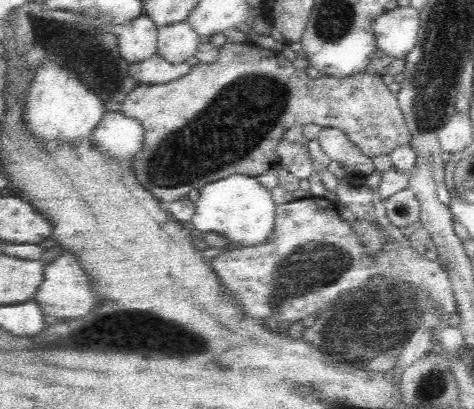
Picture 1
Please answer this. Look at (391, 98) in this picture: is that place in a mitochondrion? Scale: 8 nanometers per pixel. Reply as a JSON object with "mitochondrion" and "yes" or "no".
{"mitochondrion":"no"}

